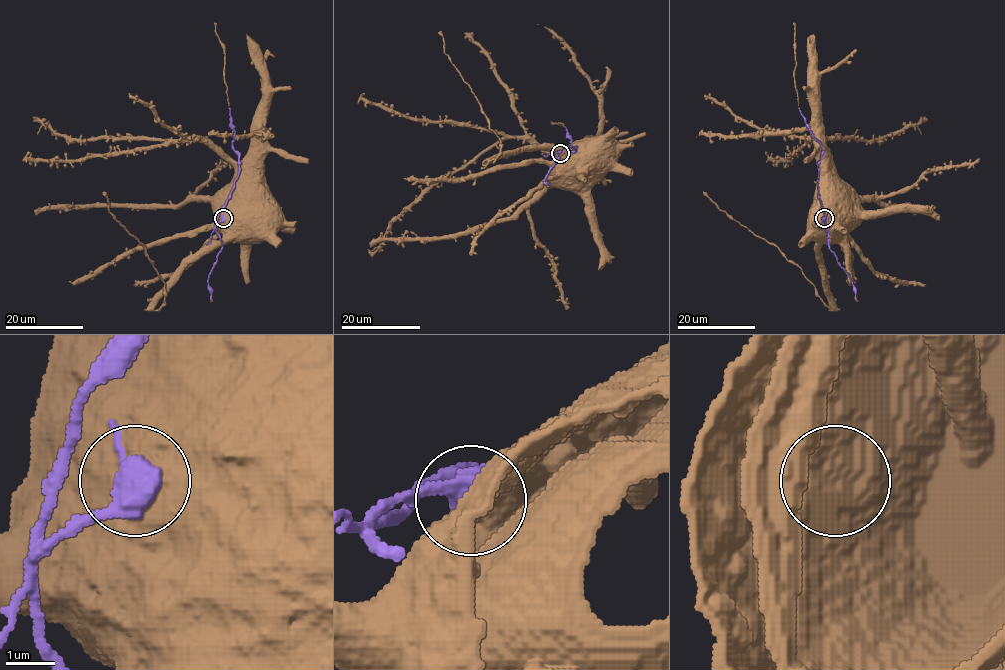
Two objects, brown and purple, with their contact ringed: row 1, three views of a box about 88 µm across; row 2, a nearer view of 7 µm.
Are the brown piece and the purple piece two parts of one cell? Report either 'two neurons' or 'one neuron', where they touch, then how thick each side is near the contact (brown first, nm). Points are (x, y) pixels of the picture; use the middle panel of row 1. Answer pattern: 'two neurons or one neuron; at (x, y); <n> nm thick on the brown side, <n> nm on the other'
one neuron; at (560, 153); 850 nm thick on the brown side, 550 nm on the other

